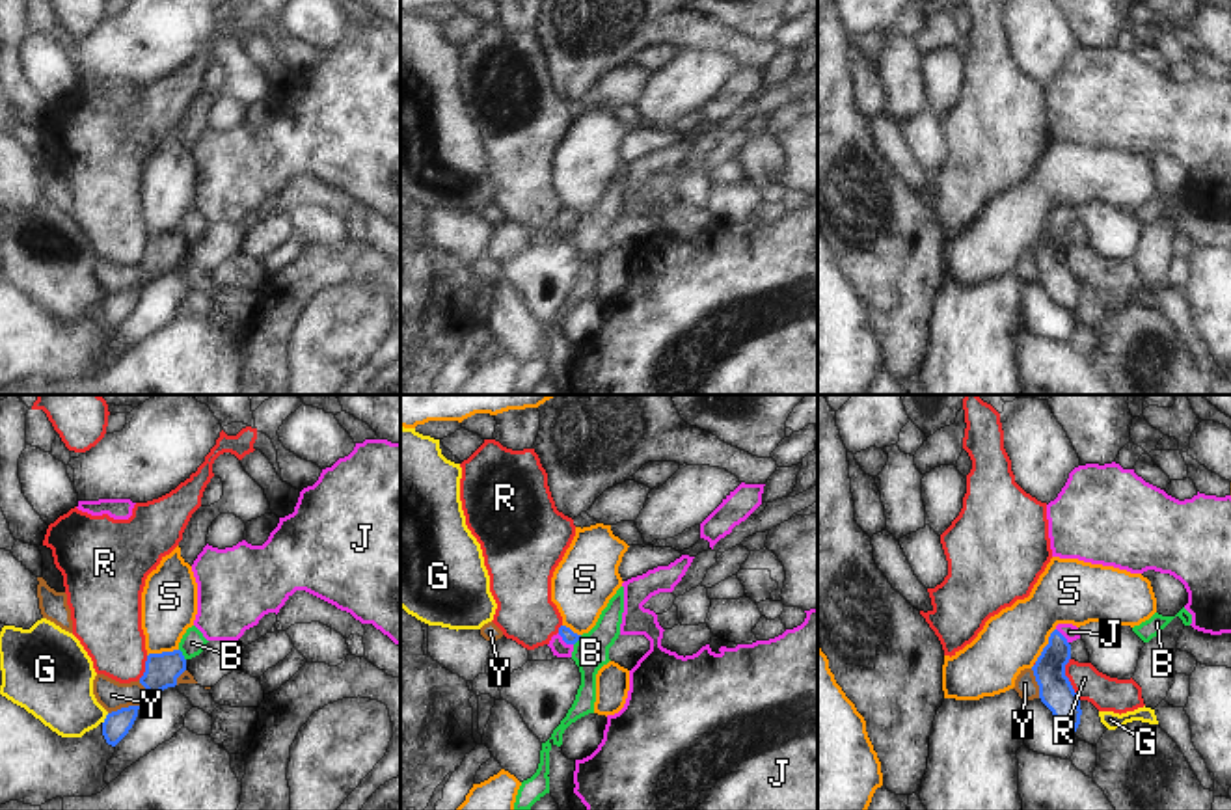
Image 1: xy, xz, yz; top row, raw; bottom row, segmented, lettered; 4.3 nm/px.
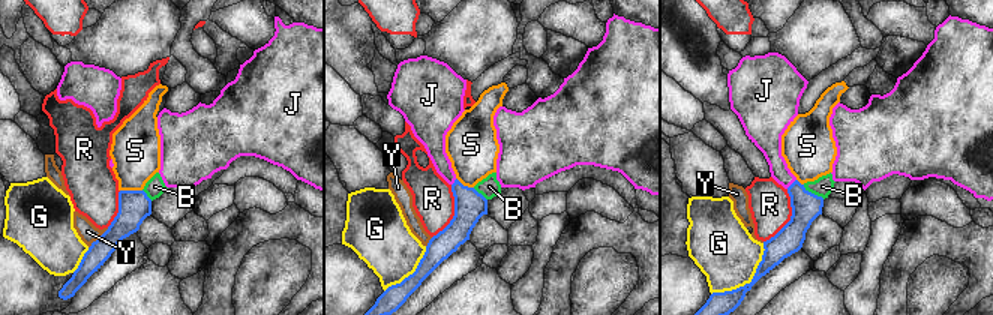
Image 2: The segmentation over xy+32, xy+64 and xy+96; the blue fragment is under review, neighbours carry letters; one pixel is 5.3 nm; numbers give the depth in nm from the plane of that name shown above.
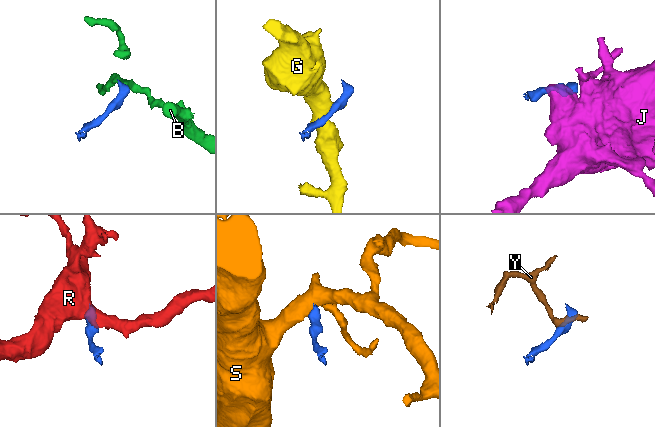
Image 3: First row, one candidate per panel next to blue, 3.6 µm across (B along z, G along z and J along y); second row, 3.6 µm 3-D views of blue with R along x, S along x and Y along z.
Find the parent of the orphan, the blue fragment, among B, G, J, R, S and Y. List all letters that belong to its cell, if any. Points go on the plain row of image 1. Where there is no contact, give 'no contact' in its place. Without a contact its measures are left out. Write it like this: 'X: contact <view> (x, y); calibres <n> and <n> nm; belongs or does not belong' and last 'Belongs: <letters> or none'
B: contact xy (181, 237); calibres 140 and 110 nm; does not belong
G: contact xy (105, 302); calibres 120 and 320 nm; does not belong
J: contact xz (565, 224); calibres 60 and 70 nm; belongs
R: contact yz (1068, 261); calibres 150 and 150 nm; does not belong
S: contact yz (1047, 228); calibres 150 and 280 nm; does not belong
Y: contact xy (135, 289); calibres 140 and 130 nm; does not belong
Belongs: J

